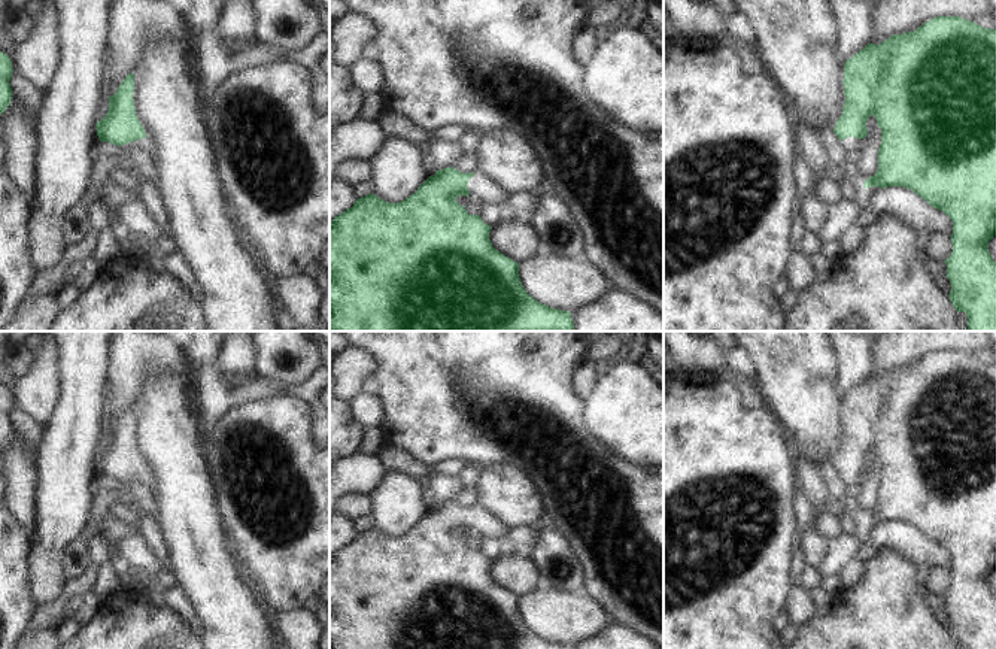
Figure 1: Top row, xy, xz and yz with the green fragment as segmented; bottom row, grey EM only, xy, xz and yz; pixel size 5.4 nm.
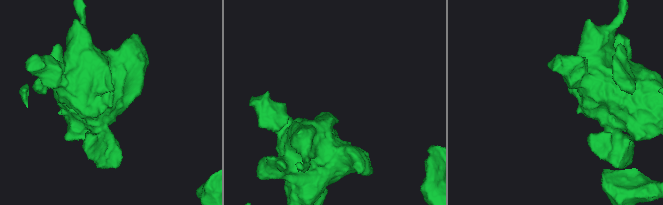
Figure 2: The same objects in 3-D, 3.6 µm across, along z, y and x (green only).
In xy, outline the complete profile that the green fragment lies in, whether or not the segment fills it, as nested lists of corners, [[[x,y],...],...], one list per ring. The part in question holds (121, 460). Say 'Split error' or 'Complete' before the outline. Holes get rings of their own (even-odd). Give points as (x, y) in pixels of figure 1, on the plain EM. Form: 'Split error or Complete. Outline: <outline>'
Split error. Outline: [[[134,409],[125,410],[118,425],[109,433],[109,445],[103,454],[95,458],[100,476],[109,476],[116,480],[133,476],[137,482],[151,488],[152,476],[148,473],[134,442]]]

